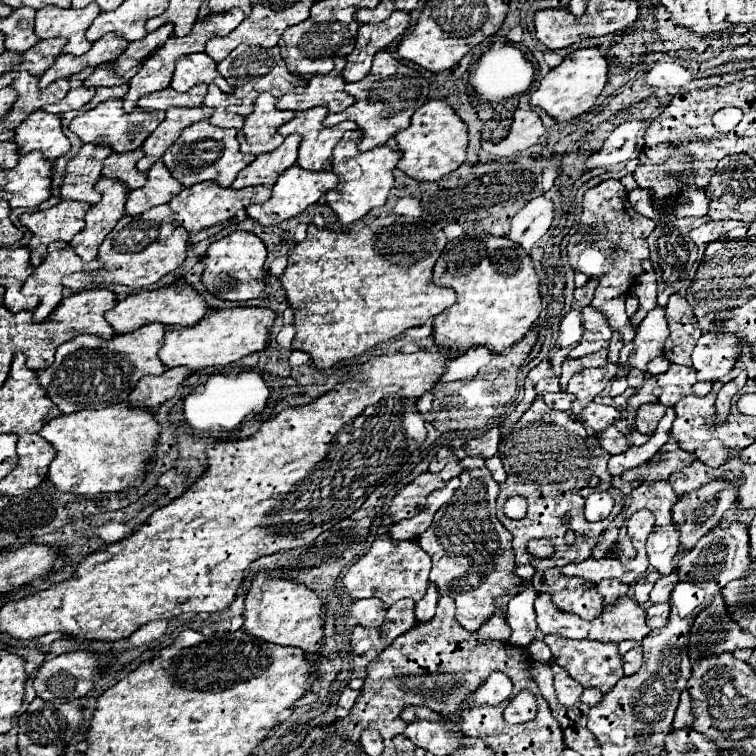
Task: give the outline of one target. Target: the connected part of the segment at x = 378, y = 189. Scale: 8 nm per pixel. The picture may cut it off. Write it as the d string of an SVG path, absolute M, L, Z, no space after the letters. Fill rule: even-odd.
M347 132L333 150L333 172L339 176L339 184L327 192L327 204L335 210L341 224L351 224L361 220L371 208L383 206L389 190L393 188L393 170L401 160L401 152L389 146L379 146L369 152L361 152L357 144L361 142L361 132Z

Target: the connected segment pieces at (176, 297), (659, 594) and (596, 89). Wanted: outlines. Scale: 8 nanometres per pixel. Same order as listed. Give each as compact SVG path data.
M187 282L163 286L159 290L143 290L139 294L131 294L125 300L117 302L115 308L105 312L105 320L113 326L117 334L127 334L143 324L161 322L161 324L179 324L179 326L195 326L203 316L207 314L207 304L201 298L201 294L189 286Z
M673 572L673 574L669 574L669 576L659 578L659 580L655 582L655 588L651 590L651 598L649 598L649 602L651 602L651 604L667 602L667 600L669 600L669 596L671 596L671 590L673 590L673 588L675 588L675 584L677 584L677 580L679 580L677 572Z
M597 48L575 50L575 58L565 58L561 66L553 68L539 84L539 88L531 94L531 106L543 108L557 122L567 122L583 112L587 112L601 90L607 84L607 60Z

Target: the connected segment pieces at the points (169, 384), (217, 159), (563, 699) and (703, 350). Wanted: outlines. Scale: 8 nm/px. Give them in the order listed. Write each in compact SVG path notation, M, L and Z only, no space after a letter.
M185 366L181 368L169 368L161 376L145 376L137 384L137 388L129 394L131 406L145 406L145 408L159 408L165 400L173 398L179 390L179 386L191 376Z
M203 120L185 128L179 140L163 154L161 160L169 168L173 178L177 178L183 186L193 186L205 180L215 180L219 186L231 186L237 174L255 160L253 154L241 154L235 136L235 128L219 128Z
M553 664L551 666L553 676L555 676L555 692L557 698L563 706L573 706L579 702L579 696L583 692L583 686L579 682L575 682L573 678L569 678L569 674L565 674L565 670L561 670L561 666Z
M707 332L693 350L693 368L701 380L719 380L729 374L743 354L747 342L731 332Z

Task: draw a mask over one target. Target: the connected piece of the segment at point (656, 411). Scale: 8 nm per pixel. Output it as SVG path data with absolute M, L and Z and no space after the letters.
M647 404L647 406L641 406L637 410L637 430L641 434L647 434L651 436L659 424L659 420L663 418L665 414L665 406L661 404Z

